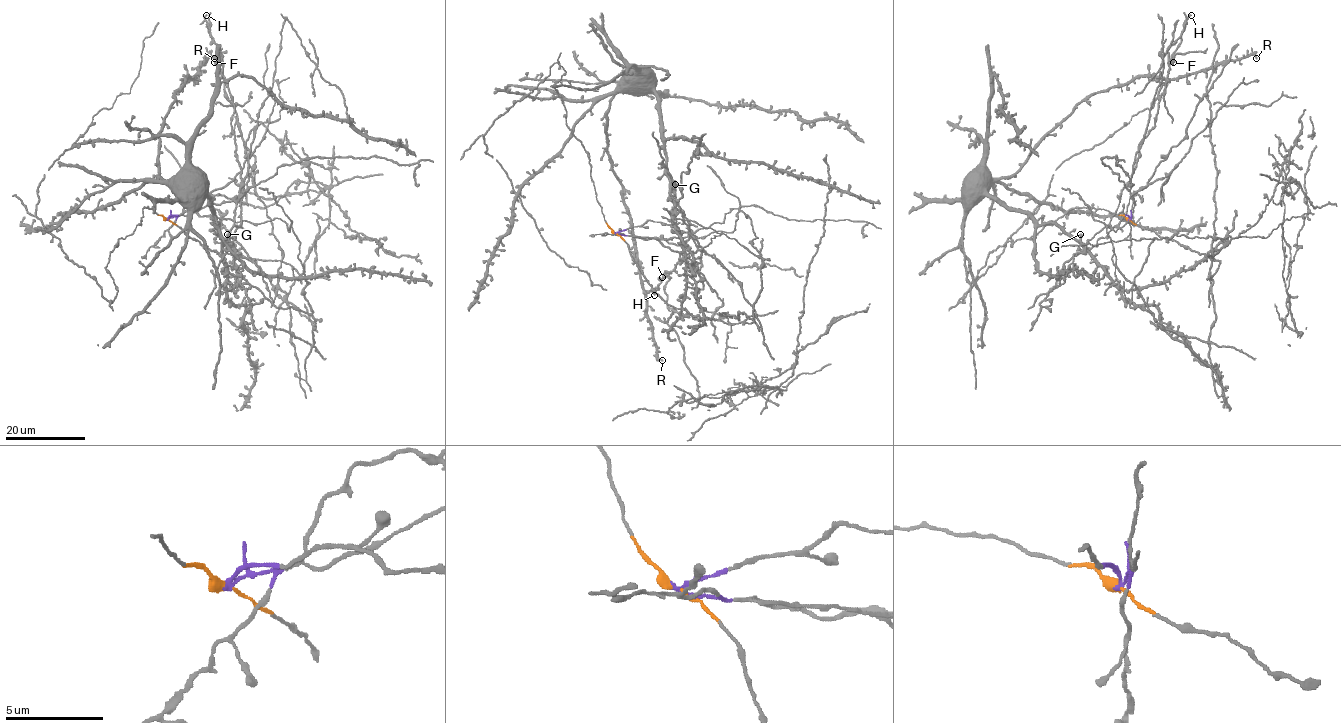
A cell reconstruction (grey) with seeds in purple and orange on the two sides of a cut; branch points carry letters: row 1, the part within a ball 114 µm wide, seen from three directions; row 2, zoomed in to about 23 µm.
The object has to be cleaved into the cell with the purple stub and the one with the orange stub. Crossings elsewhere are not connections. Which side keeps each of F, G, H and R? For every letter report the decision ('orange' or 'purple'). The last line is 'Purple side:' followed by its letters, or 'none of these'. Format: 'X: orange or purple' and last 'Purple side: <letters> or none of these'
F: purple
G: purple
H: purple
R: orange
Purple side: F, G, H

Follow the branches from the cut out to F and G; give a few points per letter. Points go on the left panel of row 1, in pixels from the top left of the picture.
F: (166, 219), (233, 201), (242, 190), (231, 125), (233, 98), (221, 73), (223, 62), (214, 63)
G: (166, 219), (188, 215), (211, 203), (233, 201), (242, 186), (230, 229), (233, 245), (227, 233)

